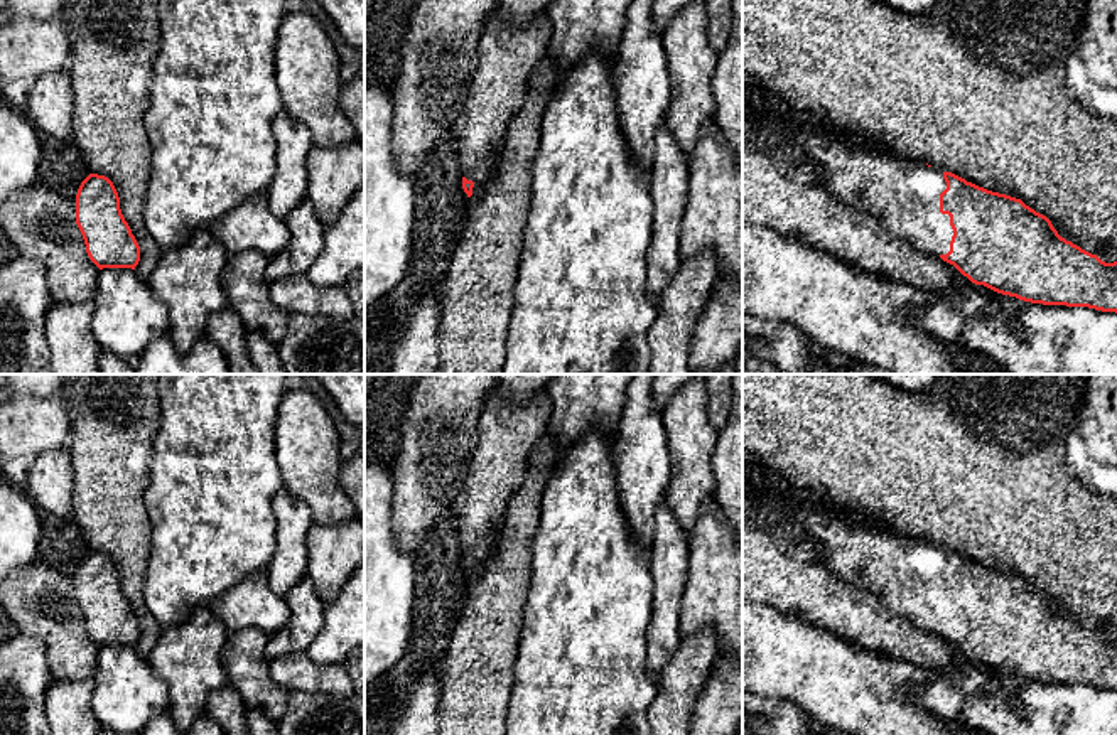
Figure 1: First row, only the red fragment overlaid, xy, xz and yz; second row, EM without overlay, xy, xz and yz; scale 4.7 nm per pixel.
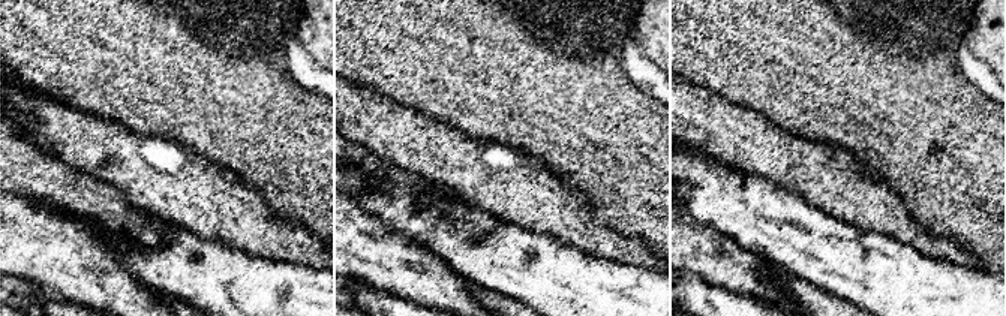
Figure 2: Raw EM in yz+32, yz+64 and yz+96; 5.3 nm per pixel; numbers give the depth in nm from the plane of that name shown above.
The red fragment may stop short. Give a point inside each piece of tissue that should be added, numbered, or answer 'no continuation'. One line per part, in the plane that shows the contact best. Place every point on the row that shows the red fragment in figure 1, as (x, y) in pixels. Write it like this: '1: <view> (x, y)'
1: yz (905, 194)

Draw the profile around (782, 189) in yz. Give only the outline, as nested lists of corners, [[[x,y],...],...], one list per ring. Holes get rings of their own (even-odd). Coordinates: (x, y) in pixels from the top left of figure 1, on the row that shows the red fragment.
[[[742,113],[742,223],[795,234],[869,273],[931,293],[969,280],[938,255],[893,236],[881,217],[830,194],[803,153],[795,137]]]

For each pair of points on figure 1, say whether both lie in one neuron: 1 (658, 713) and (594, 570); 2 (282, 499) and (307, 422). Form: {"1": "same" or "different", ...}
{"1": "different", "2": "different"}

